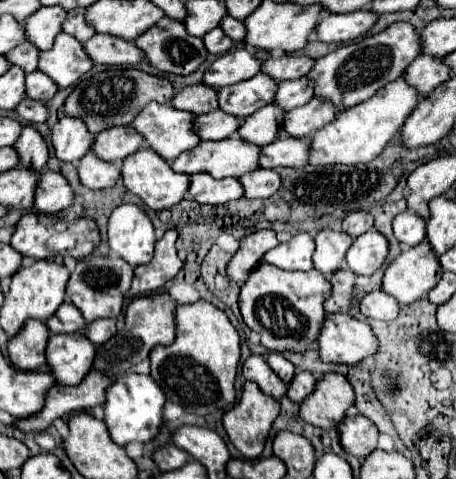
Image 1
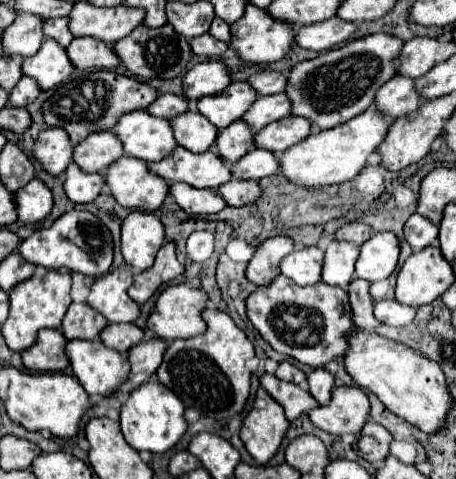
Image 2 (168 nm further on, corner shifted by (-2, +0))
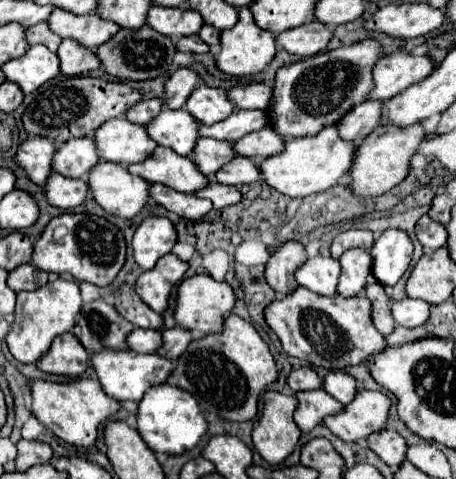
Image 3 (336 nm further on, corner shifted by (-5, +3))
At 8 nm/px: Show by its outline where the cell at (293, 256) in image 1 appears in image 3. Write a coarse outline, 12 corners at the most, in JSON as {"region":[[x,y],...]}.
{"region":[[338,259],[304,261],[294,277],[314,293],[334,295]]}

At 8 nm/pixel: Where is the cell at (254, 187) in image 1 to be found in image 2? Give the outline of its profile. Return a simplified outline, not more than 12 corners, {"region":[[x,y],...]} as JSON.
{"region":[[229,180],[217,194],[237,208],[257,200],[259,184]]}

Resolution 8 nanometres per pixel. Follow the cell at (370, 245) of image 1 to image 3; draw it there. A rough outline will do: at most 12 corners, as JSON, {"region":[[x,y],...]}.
{"region":[[386,229],[372,245],[372,275],[396,285],[412,259],[412,241]]}

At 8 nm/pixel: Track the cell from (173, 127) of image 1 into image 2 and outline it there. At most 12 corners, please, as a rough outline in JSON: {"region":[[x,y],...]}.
{"region":[[121,116],[113,134],[127,156],[157,162],[177,146],[169,120]]}

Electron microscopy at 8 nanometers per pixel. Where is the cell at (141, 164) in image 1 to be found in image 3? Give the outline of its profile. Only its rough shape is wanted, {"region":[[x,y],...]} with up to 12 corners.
{"region":[[100,161],[88,175],[94,201],[132,219],[150,183]]}

